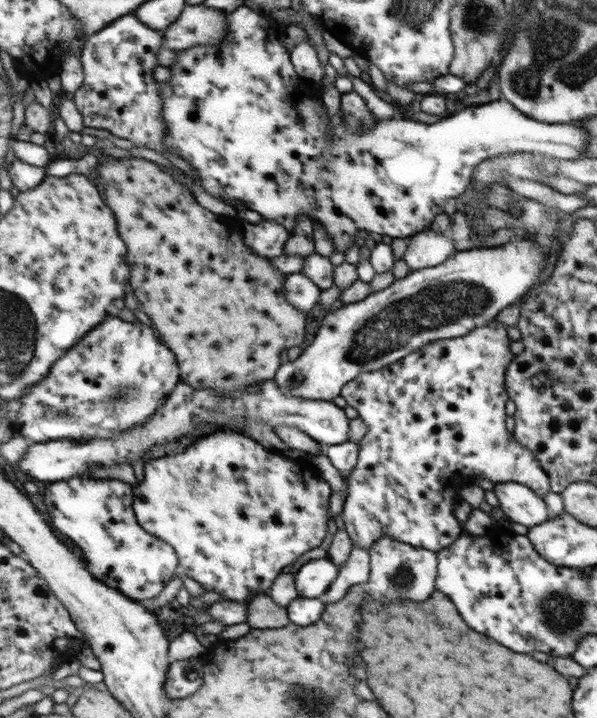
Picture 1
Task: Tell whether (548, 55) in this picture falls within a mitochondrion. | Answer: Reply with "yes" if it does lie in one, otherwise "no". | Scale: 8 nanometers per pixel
yes

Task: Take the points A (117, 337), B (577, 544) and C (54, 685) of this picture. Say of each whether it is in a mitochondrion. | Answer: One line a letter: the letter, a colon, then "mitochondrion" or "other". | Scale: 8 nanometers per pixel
A: other
B: other
C: other

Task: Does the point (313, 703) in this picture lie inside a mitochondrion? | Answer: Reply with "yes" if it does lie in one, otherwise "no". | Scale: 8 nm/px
yes

